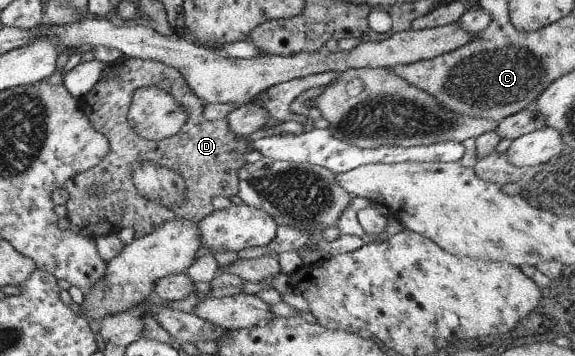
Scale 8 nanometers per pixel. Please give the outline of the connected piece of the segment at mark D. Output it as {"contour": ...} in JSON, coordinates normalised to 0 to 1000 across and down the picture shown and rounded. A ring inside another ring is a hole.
{"contour":[[[217,163],[216,183],[212,183],[212,194],[209,194],[209,216],[202,216],[202,222],[195,222],[191,211],[184,211],[181,222],[174,219],[170,233],[163,242],[163,247],[151,264],[146,267],[146,284],[153,284],[150,289],[150,301],[143,301],[146,306],[146,323],[153,329],[153,340],[157,340],[157,351],[170,368],[170,374],[177,374],[184,390],[188,390],[188,407],[191,407],[193,427],[190,435],[184,435],[170,463],[165,469],[160,469],[157,478],[136,486],[134,492],[129,492],[127,497],[122,497],[122,506],[115,508],[111,514],[111,531],[115,534],[115,542],[118,542],[118,565],[115,565],[115,587],[118,587],[117,610],[122,615],[122,638],[120,649],[129,649],[129,654],[136,654],[136,660],[146,660],[146,666],[163,666],[170,669],[174,660],[190,660],[193,654],[205,654],[212,643],[219,643],[219,638],[226,638],[226,643],[235,646],[235,669],[240,671],[243,666],[252,666],[254,660],[259,660],[261,654],[266,654],[285,621],[296,621],[296,615],[334,615],[334,621],[343,621],[344,626],[355,615],[355,610],[360,610],[365,598],[370,598],[370,576],[367,573],[369,559],[372,559],[377,551],[388,551],[391,556],[398,556],[403,551],[410,551],[414,545],[414,480],[424,469],[424,463],[430,463],[428,452],[424,452],[424,435],[428,430],[438,430],[438,413],[435,413],[435,402],[428,399],[428,390],[417,390],[414,379],[407,379],[403,368],[400,368],[400,357],[397,357],[397,346],[393,346],[393,334],[383,334],[383,337],[372,337],[372,340],[360,340],[351,329],[351,312],[355,312],[355,301],[358,301],[358,289],[351,284],[344,284],[341,267],[334,261],[330,242],[327,242],[327,233],[320,222],[318,211],[306,194],[296,185],[289,185],[280,174],[271,174],[266,169],[250,169],[242,163]],[[250,244],[275,244],[275,250],[282,250],[282,256],[290,256],[290,261],[296,261],[303,278],[306,278],[306,289],[310,295],[317,295],[317,306],[323,312],[323,323],[327,323],[327,334],[323,334],[323,351],[317,351],[317,362],[306,374],[306,379],[299,379],[299,385],[289,385],[289,390],[282,390],[278,396],[266,396],[266,393],[256,393],[250,390],[226,354],[226,346],[223,346],[223,312],[226,312],[226,295],[230,281],[230,261],[233,261],[235,253],[247,250]],[[240,452],[268,452],[271,463],[278,463],[278,469],[292,469],[292,475],[303,475],[303,480],[310,480],[313,492],[317,492],[317,503],[320,503],[320,520],[327,520],[327,537],[330,531],[337,531],[337,537],[344,537],[341,548],[341,565],[344,570],[330,570],[330,542],[327,542],[327,559],[325,559],[325,525],[323,525],[323,567],[317,570],[313,581],[303,581],[303,587],[292,587],[292,581],[285,581],[285,576],[273,576],[271,565],[261,565],[261,559],[254,562],[240,537],[237,534],[237,525],[233,522],[233,508],[228,503],[228,480],[230,480],[230,463],[233,458],[240,458]],[[160,520],[170,520],[174,525],[174,542],[155,542],[155,525],[160,525]]]}

